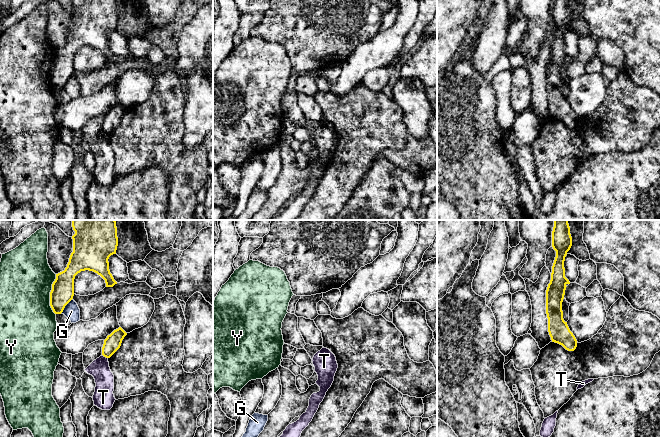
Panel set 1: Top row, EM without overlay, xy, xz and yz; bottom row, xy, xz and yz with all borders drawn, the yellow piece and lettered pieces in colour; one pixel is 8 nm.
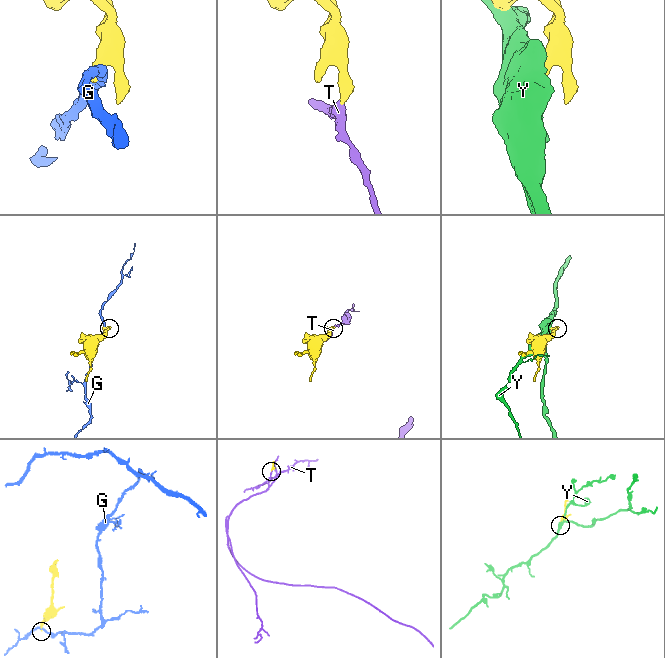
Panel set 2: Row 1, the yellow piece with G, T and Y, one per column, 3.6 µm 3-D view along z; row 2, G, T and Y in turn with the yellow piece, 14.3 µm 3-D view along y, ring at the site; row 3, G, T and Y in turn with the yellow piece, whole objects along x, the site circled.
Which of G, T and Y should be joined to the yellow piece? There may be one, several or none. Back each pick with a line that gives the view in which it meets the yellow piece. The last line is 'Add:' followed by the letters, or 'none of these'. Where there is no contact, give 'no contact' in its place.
Add: none of these

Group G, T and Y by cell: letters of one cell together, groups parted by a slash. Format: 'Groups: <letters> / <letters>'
Groups: G / T / Y

